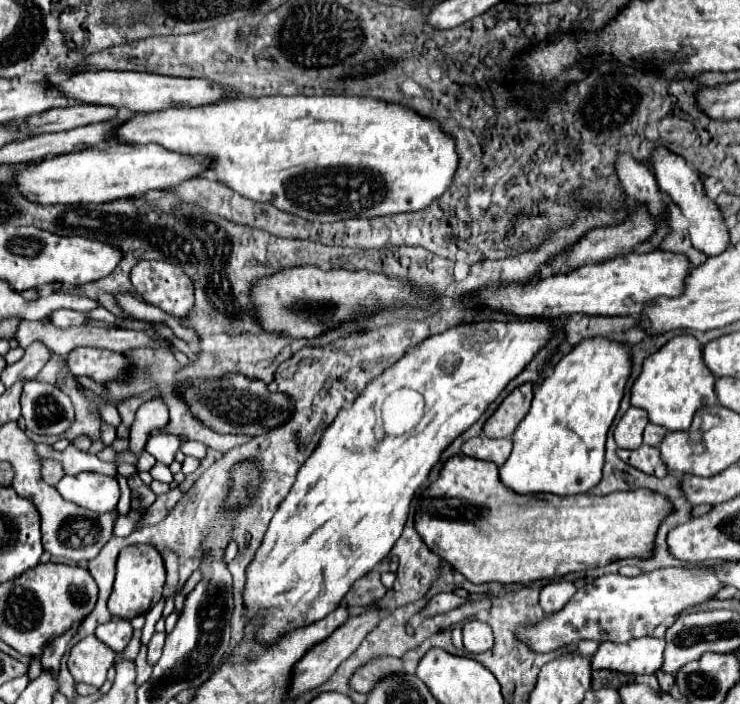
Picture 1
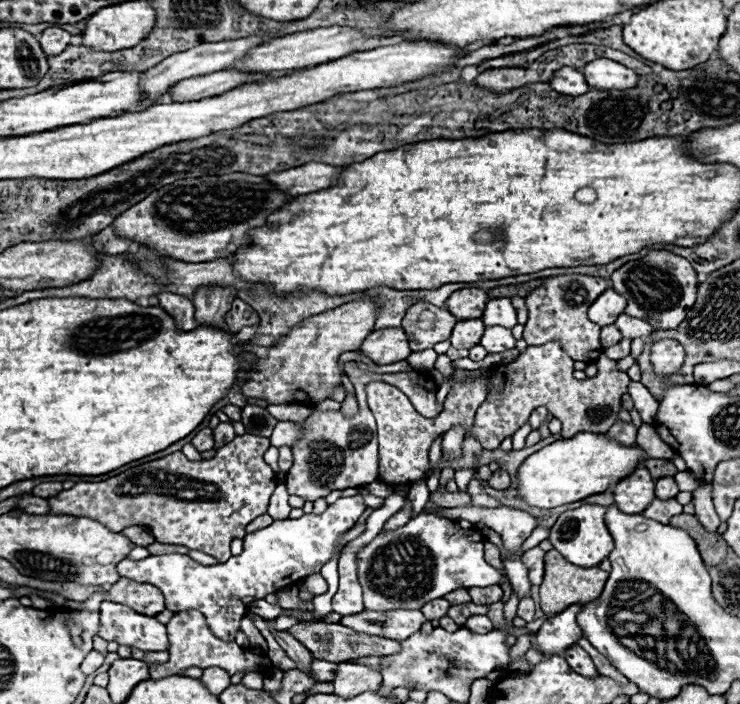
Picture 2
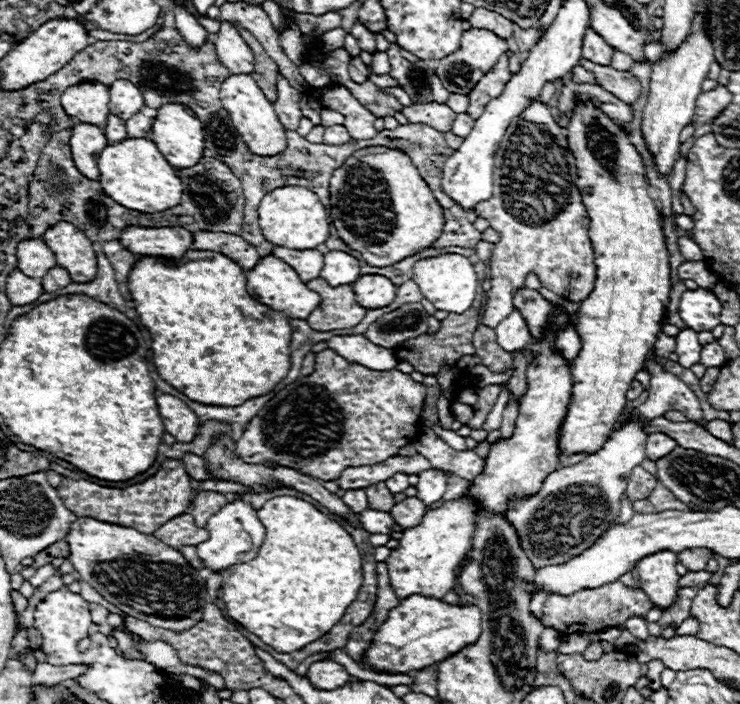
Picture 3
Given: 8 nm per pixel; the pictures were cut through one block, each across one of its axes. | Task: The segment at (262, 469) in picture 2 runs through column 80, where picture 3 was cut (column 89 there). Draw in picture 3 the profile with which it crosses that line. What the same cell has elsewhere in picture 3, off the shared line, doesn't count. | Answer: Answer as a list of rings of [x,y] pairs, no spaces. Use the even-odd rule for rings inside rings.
[[[166,458],[158,472],[144,482],[126,486],[126,488],[108,488],[108,486],[98,486],[88,480],[70,480],[62,478],[58,490],[58,496],[62,498],[64,506],[74,512],[78,518],[80,516],[90,516],[102,522],[110,524],[120,524],[134,528],[144,534],[154,534],[162,524],[166,524],[170,518],[176,518],[178,514],[184,514],[192,506],[192,478],[184,470],[184,464],[174,458]]]

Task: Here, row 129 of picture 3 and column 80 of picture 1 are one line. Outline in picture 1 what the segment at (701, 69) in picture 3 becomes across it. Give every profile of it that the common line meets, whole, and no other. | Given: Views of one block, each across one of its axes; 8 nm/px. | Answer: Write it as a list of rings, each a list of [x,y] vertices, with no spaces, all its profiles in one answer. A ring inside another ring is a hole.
[[[96,636],[80,640],[68,656],[68,670],[76,682],[100,688],[106,680],[108,668],[114,664],[116,652],[100,644]]]

